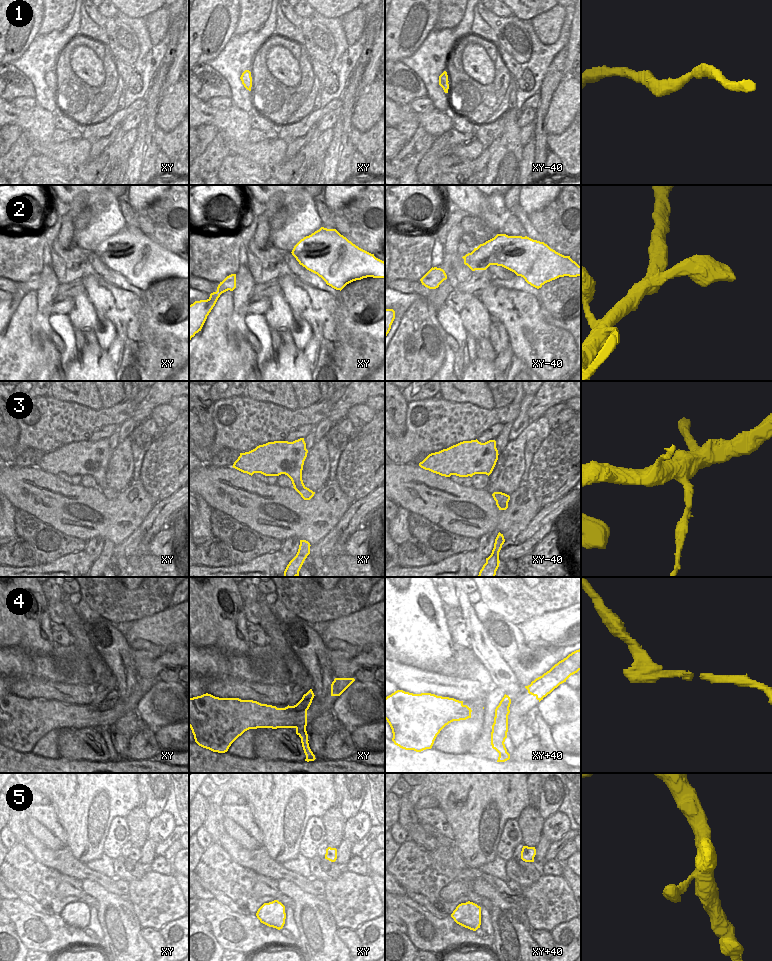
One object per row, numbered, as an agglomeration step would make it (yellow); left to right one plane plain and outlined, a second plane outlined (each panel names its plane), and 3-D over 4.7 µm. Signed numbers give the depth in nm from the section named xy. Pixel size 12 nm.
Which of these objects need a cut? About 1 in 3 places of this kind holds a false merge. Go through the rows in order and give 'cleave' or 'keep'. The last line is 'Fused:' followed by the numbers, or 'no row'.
1: keep
2: keep
3: cleave
4: keep
5: keep
Fused: 3

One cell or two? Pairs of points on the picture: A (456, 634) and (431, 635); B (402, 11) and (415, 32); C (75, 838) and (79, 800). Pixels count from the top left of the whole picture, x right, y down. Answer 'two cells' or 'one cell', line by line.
A: two cells
B: one cell
C: one cell

